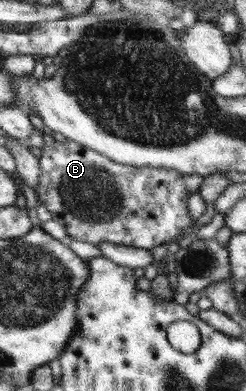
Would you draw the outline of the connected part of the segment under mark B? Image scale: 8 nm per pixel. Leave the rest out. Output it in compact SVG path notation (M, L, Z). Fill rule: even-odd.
M42 130L42 138L44 144L41 146L40 172L35 194L37 200L43 202L52 215L52 220L64 226L67 238L75 238L93 245L106 240L112 244L153 249L165 242L180 240L188 231L191 233L198 230L192 225L197 220L189 216L187 202L191 193L184 184L181 172L171 168L120 164L73 140L56 141L46 130Z

